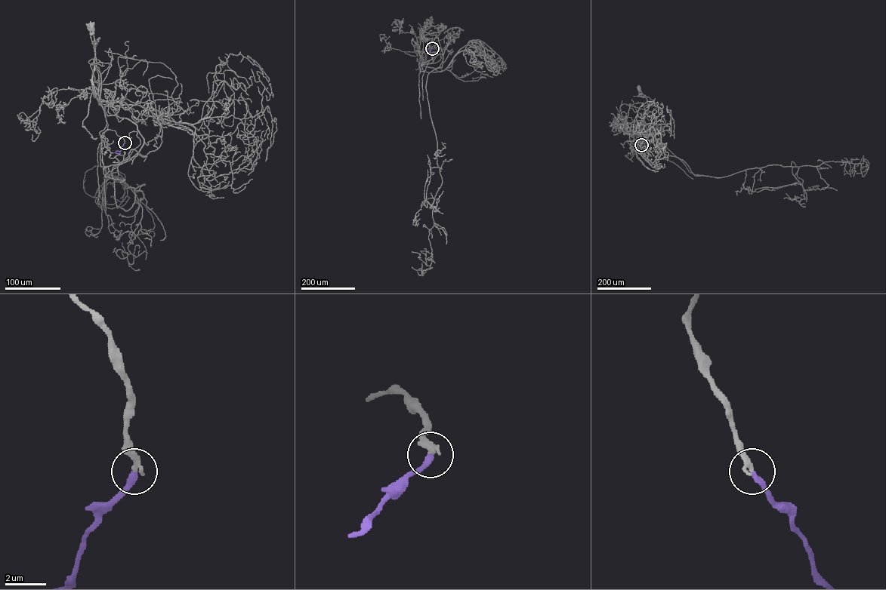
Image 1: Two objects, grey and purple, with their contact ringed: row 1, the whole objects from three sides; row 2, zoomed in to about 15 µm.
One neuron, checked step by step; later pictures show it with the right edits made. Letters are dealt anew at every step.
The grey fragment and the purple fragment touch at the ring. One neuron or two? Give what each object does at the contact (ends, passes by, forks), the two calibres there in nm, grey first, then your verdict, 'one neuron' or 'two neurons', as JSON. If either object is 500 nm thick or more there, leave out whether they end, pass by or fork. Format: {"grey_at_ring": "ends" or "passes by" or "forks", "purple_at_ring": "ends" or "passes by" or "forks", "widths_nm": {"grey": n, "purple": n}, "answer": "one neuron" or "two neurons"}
{"grey_at_ring": "ends", "purple_at_ring": "ends", "widths_nm": {"grey": 300, "purple": 280}, "answer": "one neuron"}

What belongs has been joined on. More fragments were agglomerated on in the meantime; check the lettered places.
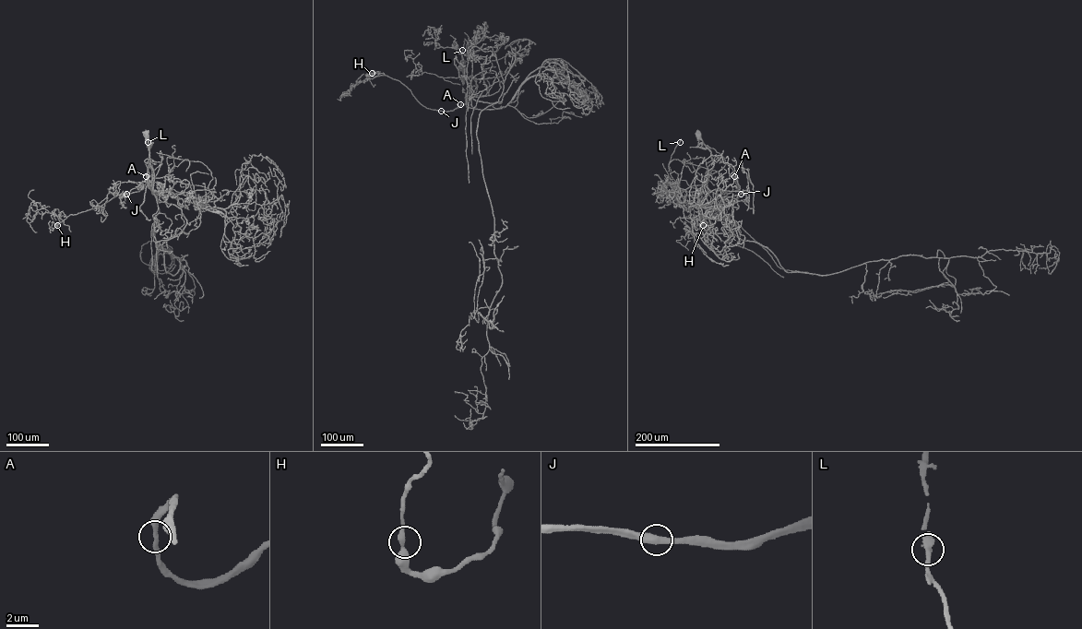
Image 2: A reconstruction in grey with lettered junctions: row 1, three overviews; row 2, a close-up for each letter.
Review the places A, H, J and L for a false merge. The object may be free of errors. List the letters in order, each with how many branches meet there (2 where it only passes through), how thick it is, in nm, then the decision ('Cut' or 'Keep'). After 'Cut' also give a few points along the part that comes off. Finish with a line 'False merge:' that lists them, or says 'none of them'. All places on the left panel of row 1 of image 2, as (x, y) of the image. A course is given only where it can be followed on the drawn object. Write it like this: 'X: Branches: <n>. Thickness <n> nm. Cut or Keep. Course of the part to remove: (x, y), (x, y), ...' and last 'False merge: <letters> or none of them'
A: Branches: 2. Thickness 300 nm. Keep
H: Branches: 2. Thickness 340 nm. Keep
J: Branches: 2. Thickness 440 nm. Keep
L: Branches: 2. Thickness 400 nm. Keep
False merge: none of them

